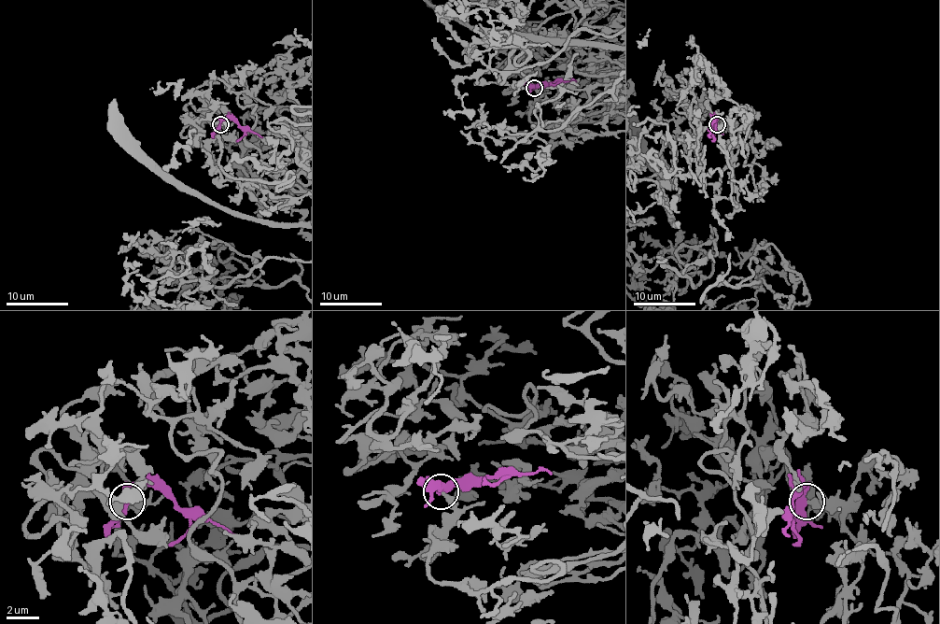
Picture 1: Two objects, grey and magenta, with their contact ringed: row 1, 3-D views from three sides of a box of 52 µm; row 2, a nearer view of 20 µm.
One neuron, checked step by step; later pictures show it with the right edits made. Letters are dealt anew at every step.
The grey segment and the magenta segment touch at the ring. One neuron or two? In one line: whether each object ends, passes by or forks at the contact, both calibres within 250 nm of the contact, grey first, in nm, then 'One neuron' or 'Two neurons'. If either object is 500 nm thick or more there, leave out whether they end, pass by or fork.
At the ring grey ends. At the ring magenta forks. Thickness 360 nm (grey) against 340 nm. Two neurons

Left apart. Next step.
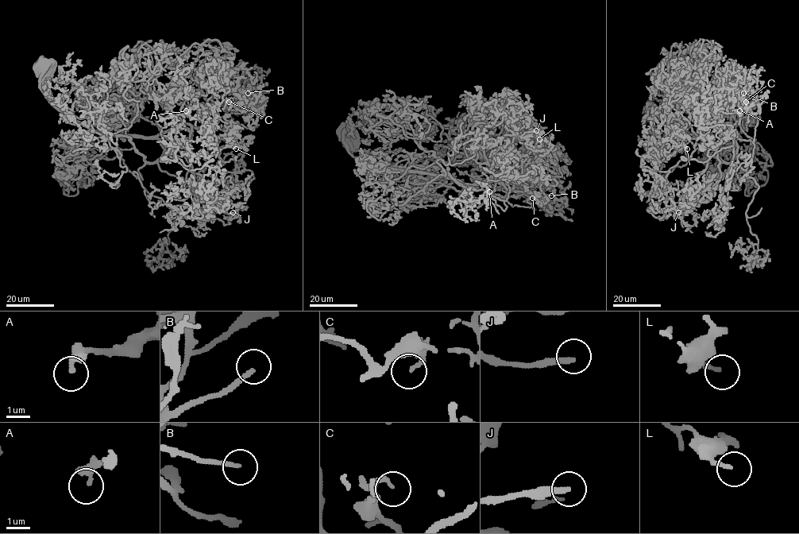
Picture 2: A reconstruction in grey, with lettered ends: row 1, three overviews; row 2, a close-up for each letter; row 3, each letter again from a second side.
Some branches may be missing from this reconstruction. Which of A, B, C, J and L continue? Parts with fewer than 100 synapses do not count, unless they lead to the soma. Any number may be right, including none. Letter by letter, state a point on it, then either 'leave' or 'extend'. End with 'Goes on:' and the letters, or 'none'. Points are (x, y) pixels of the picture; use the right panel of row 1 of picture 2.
A: at (739, 110); leave
B: at (743, 93); extend
C: at (746, 102); leave
J: at (678, 212); extend
L: at (687, 148); leave
Goes on: B, J

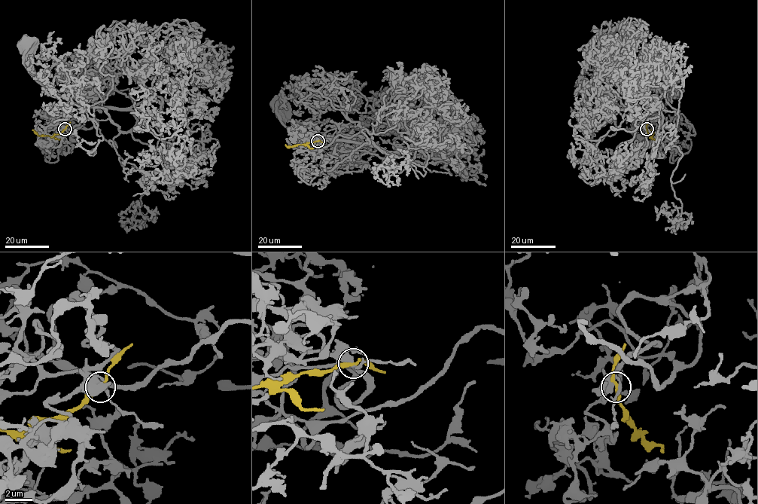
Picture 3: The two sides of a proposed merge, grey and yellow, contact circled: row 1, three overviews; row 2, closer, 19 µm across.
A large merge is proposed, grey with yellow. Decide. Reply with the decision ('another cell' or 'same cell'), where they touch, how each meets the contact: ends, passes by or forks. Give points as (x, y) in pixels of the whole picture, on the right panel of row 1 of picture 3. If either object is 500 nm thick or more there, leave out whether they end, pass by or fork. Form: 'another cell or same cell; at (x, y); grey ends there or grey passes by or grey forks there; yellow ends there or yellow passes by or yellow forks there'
same cell; at (646, 129); grey passes by; yellow passes by

